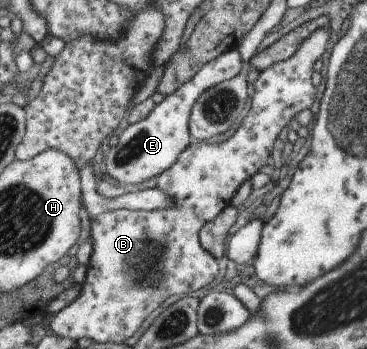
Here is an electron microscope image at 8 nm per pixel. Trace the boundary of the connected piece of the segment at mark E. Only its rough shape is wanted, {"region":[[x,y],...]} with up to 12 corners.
{"region":[[222,53],[140,122],[103,159],[118,183],[166,172],[192,144],[197,100],[243,69]]}

